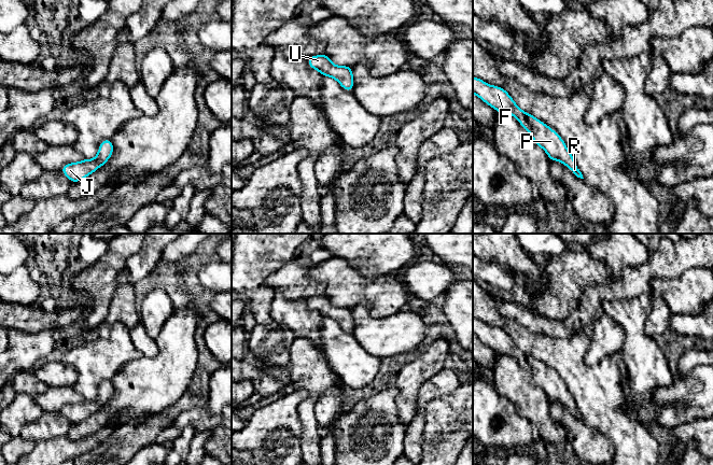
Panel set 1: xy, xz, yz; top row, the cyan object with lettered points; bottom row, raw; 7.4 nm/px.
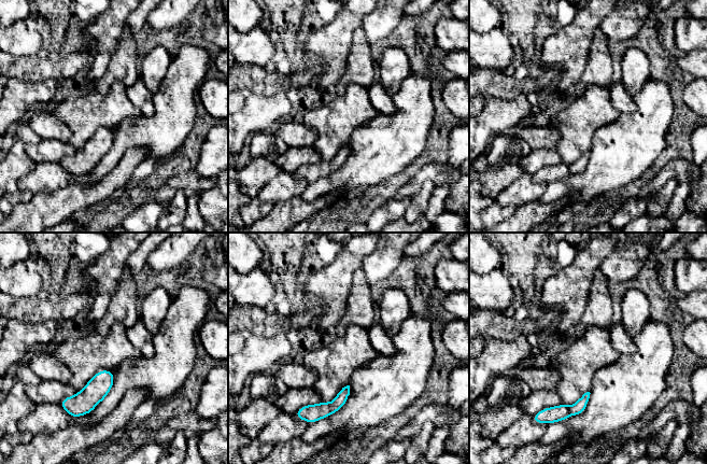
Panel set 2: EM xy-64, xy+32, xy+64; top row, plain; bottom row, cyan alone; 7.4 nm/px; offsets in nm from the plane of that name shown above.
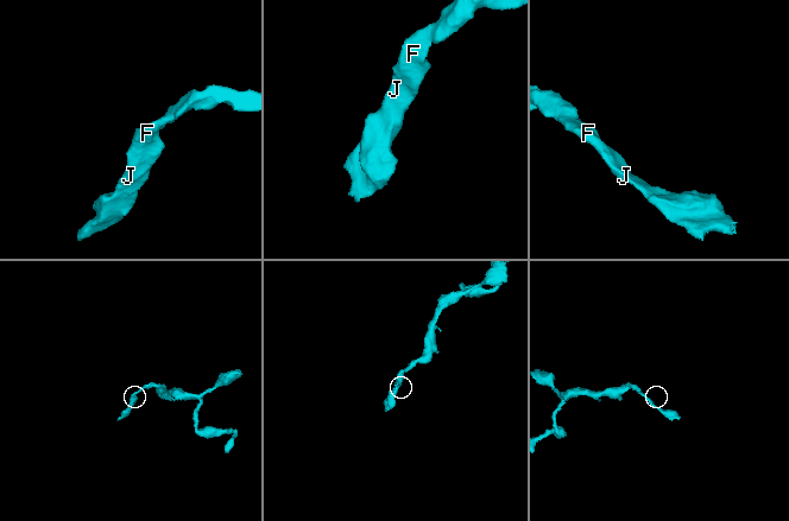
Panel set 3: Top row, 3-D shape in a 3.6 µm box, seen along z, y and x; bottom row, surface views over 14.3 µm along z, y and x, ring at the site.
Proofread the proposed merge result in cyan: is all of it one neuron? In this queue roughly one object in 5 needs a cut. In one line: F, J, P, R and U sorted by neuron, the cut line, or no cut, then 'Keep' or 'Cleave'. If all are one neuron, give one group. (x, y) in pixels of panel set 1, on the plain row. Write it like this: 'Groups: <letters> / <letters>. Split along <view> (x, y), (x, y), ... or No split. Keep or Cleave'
Groups: F J P R U. No split. Keep

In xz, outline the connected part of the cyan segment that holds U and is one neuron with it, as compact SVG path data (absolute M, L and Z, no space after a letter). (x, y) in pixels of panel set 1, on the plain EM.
M325 295L307 298L308 307L320 313L323 318L330 318L336 321L341 329L347 333L353 333L354 319L350 307L336 307Z

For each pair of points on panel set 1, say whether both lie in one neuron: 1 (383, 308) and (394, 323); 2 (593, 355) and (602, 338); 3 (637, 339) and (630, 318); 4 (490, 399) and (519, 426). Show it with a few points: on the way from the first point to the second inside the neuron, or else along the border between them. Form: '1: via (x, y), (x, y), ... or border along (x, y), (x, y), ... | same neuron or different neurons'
1: border along (399, 310), (383, 316), (369, 315) | different neurons
2: via (597, 351), (602, 342) | same neuron
3: via (634, 334), (632, 323) | same neuron
4: via (487, 416), (487, 427), (492, 436), (503, 430) | same neuron

